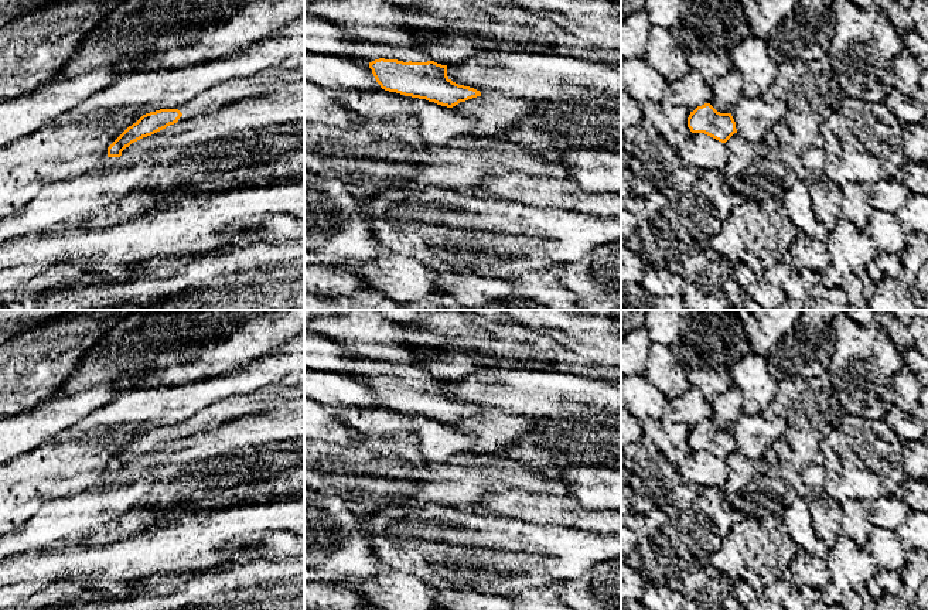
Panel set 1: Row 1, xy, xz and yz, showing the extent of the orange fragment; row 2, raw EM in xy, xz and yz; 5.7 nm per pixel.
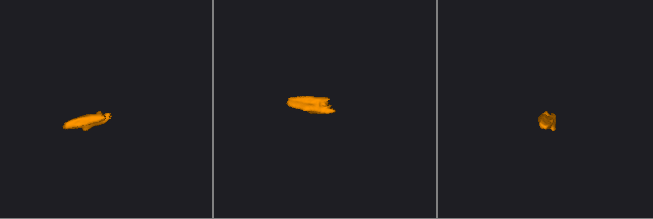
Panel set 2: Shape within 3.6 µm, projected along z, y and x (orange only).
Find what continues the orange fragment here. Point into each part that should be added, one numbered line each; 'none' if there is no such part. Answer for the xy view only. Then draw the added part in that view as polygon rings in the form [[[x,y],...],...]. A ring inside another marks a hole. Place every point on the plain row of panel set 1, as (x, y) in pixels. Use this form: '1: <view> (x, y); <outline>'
1: xy (292, 387); [[[304,371],[287,374],[280,382],[249,393],[236,393],[204,408],[192,418],[175,425],[182,430],[178,439],[214,430],[225,422],[248,413],[262,413],[273,408],[282,408],[286,402],[301,398],[304,398]]]

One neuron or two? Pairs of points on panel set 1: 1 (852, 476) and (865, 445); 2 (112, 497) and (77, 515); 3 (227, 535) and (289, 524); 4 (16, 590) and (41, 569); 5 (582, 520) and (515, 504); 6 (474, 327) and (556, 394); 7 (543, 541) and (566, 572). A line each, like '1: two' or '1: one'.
1: one
2: one
3: one
4: one
5: one
6: two
7: one

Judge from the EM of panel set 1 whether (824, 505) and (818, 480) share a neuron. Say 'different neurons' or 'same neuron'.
same neuron

